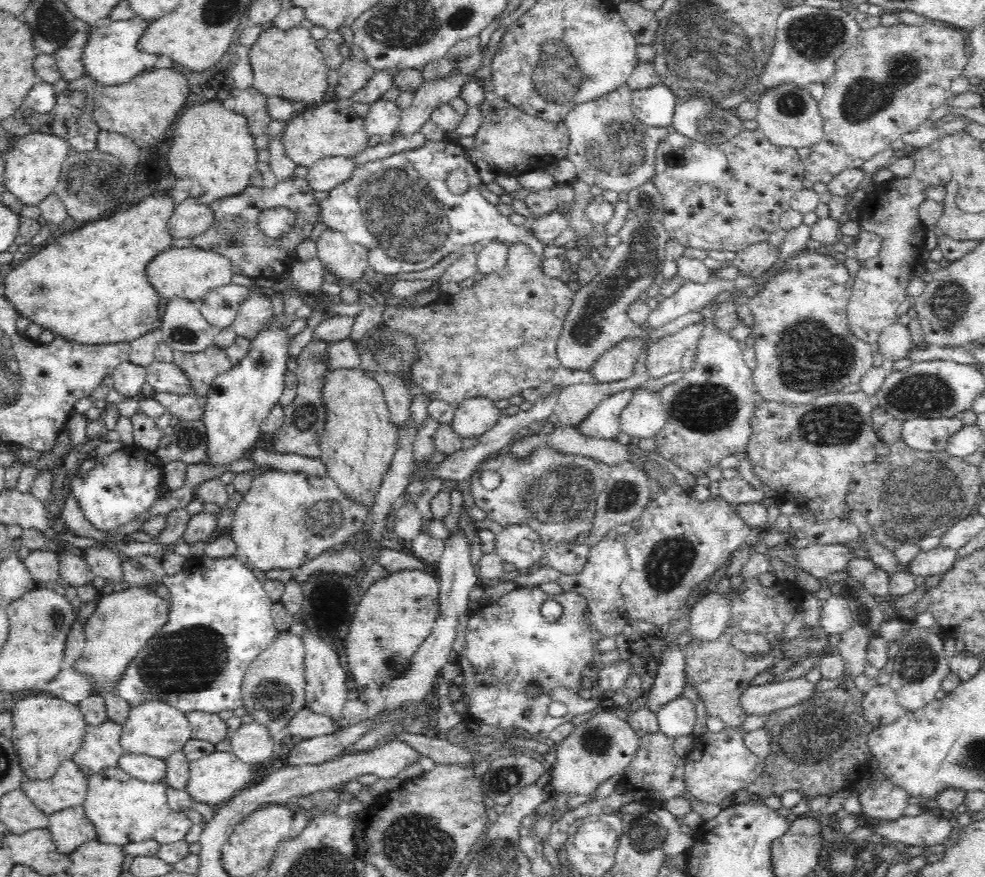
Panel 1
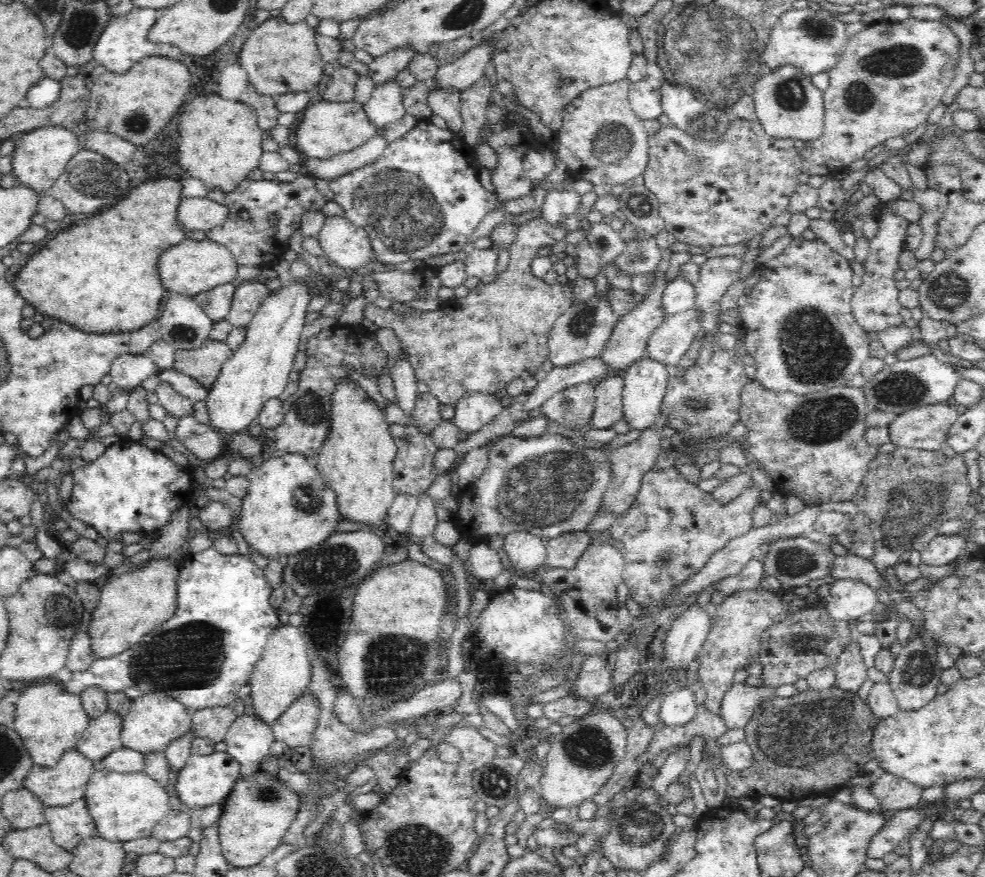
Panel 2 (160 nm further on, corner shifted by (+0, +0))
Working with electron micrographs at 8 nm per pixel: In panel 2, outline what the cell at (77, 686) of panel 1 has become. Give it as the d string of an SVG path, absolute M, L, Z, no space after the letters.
M214 547L207 548L206 550L197 553L187 552L179 563L179 566L179 573L175 580L175 587L177 588L177 609L174 616L170 617L170 620L167 620L164 624L161 624L160 627L155 628L152 632L143 636L138 644L135 644L132 648L128 648L128 650L122 652L120 656L114 656L114 658L108 660L94 660L86 670L70 672L70 680L66 680L66 682L57 681L59 687L63 688L66 694L69 694L70 696L78 696L82 694L82 692L88 690L88 688L92 687L99 688L107 693L121 692L123 695L126 695L131 699L146 696L150 692L152 694L163 693L166 696L175 698L190 712L212 707L226 707L238 698L242 686L246 686L246 684L249 683L254 663L257 663L258 660L260 660L270 634L282 625L280 620L278 620L278 614L274 612L272 605L270 605L270 600L268 599L270 598L270 594L272 594L272 589L268 586L265 572L252 562L250 558L242 554L220 554Z

